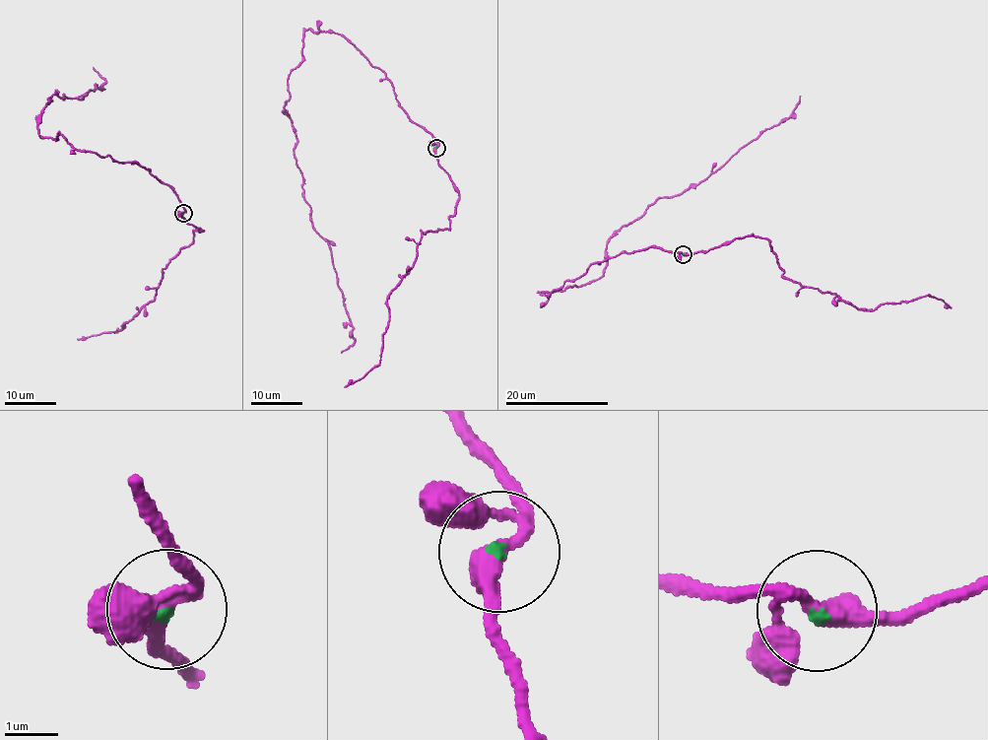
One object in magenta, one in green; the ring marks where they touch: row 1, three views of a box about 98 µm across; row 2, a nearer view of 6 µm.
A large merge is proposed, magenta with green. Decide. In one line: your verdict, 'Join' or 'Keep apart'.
Join

